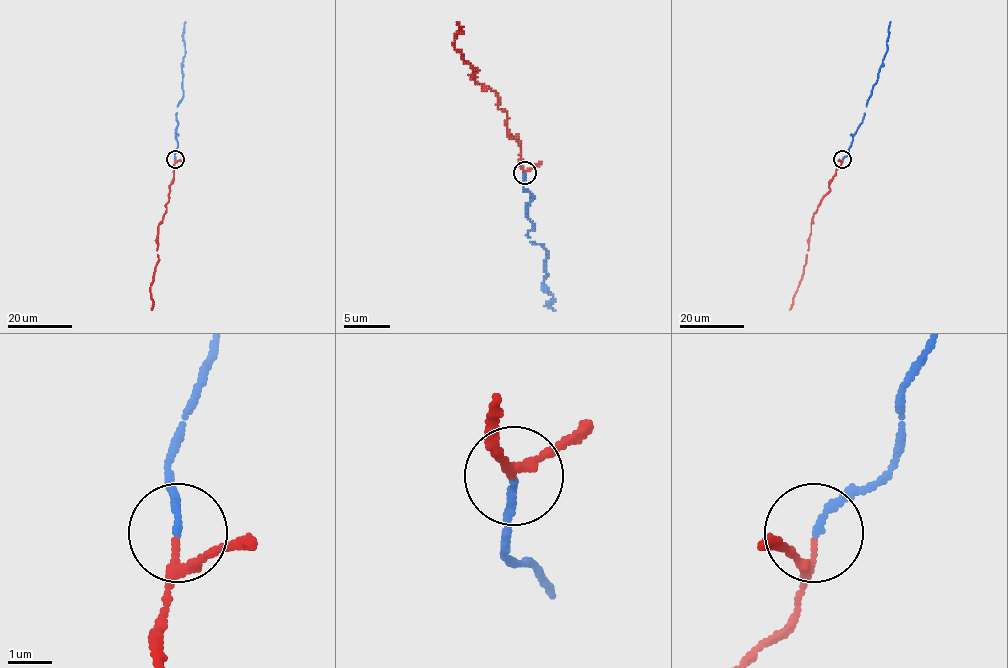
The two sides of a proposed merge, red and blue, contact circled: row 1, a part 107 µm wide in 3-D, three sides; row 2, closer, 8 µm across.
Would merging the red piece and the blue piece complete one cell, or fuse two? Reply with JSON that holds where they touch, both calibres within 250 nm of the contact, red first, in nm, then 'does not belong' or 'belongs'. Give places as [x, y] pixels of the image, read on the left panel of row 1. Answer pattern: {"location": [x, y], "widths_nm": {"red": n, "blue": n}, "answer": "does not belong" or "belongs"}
{"location": [175, 159], "widths_nm": {"red": 170, "blue": 150}, "answer": "belongs"}

